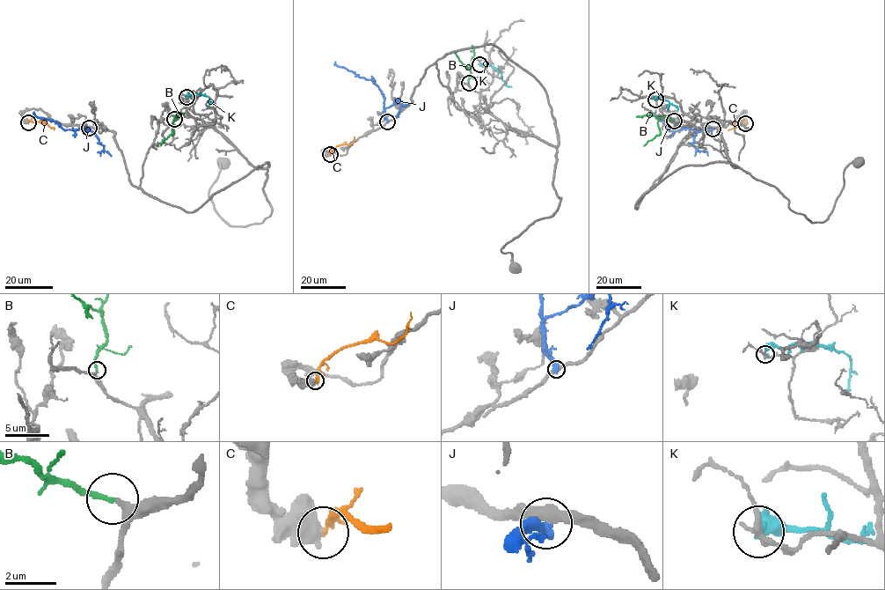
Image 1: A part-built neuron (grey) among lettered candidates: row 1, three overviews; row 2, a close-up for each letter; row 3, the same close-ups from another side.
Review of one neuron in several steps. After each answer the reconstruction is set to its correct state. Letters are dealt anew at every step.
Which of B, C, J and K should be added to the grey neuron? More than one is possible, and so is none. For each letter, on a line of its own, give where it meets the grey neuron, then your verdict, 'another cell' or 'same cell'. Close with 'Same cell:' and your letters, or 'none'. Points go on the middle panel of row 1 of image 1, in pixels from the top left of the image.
B: contact (469, 83); same cell
C: contact (330, 154); another cell
J: contact (387, 121); another cell
K: contact (479, 64); another cell
Same cell: B

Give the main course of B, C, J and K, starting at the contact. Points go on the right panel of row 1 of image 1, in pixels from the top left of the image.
B: (674, 121), (660, 118), (657, 123), (660, 133), (644, 145)
C: (745, 123), (736, 122), (735, 128), (727, 130)
J: (713, 129), (669, 130), (669, 126), (653, 113)
K: (655, 99), (661, 97), (676, 106), (677, 110)

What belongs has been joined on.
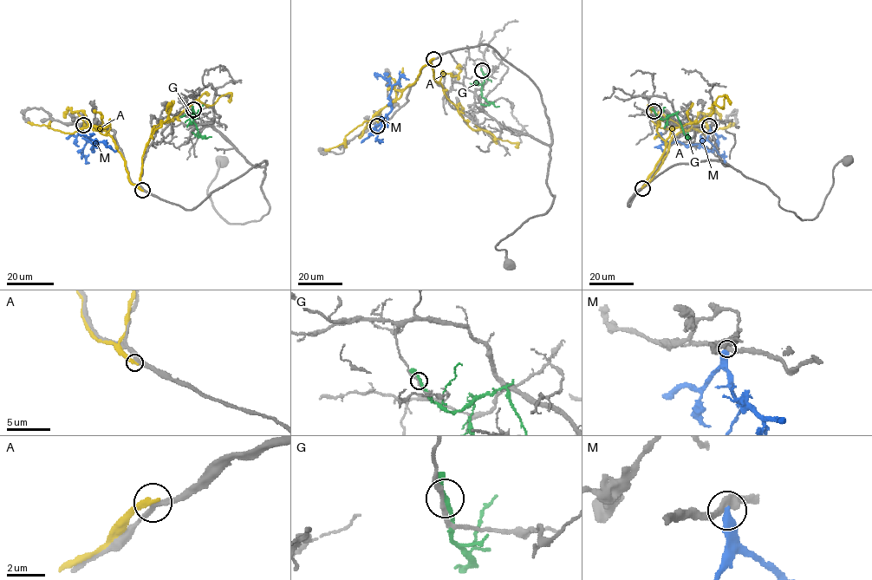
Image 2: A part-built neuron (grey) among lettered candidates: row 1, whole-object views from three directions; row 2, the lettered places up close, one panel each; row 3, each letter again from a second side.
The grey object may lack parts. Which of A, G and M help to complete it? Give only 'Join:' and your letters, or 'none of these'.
Join: none of these

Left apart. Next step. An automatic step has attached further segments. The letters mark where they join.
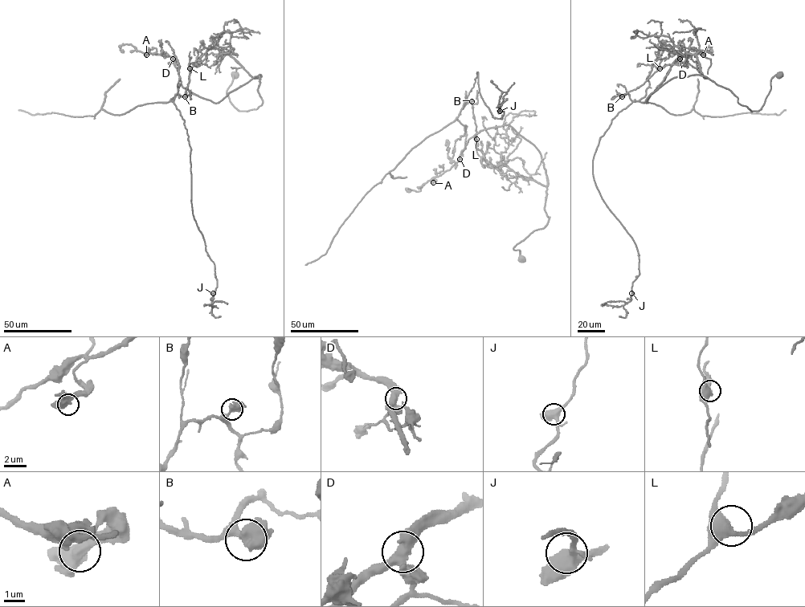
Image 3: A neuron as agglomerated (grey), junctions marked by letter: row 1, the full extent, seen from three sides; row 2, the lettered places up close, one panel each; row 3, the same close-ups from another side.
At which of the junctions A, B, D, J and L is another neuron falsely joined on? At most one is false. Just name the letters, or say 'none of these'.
D

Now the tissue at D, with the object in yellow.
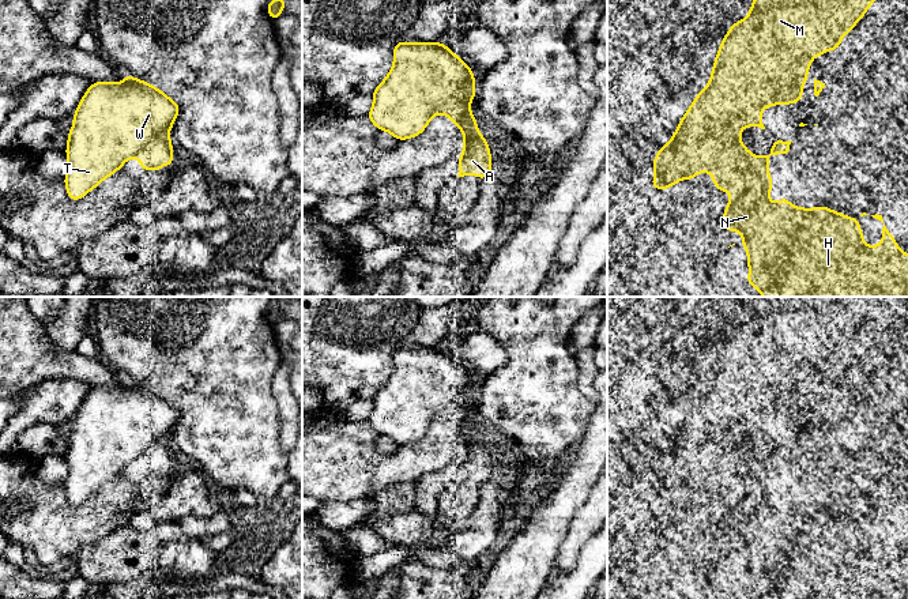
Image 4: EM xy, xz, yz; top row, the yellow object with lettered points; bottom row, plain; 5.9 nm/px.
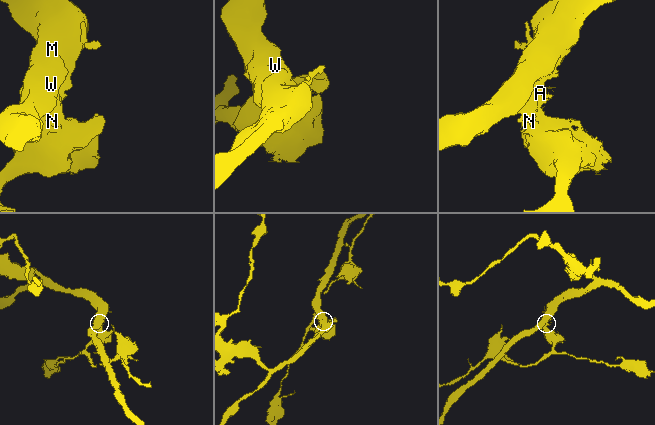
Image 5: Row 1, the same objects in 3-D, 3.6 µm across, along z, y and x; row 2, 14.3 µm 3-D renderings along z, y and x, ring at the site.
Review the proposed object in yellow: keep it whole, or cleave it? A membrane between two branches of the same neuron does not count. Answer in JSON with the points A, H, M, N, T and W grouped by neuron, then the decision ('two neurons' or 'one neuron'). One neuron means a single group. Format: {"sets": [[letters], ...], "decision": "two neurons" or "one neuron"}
{"sets": [["A", "H", "N"], ["M", "T", "W"]], "decision": "two neurons"}

